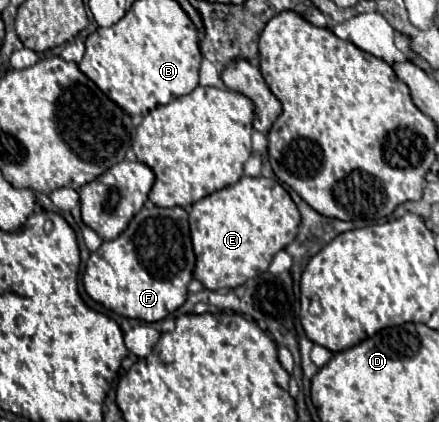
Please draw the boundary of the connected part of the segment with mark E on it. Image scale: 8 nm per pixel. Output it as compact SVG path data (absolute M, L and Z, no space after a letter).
M242 177L238 183L210 193L190 209L190 233L196 253L194 279L212 291L244 285L248 279L262 275L276 251L294 241L298 225L298 207L276 179Z

